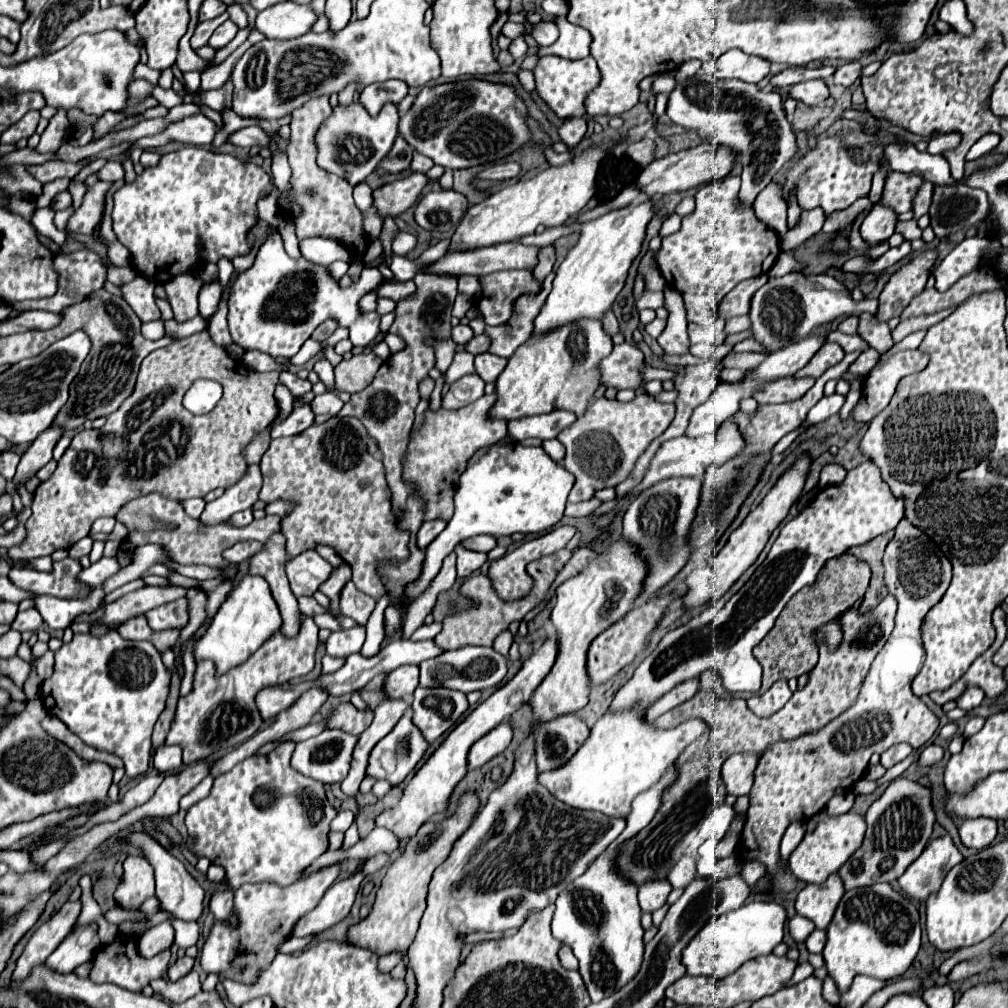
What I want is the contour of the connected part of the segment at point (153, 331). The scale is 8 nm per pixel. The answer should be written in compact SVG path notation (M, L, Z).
M158 319L158 321L148 321L148 323L142 323L142 335L150 341L156 341L156 339L162 339L164 337L164 323Z

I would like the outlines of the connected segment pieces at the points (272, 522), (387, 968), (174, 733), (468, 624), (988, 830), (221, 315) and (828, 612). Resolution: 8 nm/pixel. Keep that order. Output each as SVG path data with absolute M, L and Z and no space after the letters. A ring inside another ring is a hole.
M156 493L128 501L116 513L114 519L126 525L126 529L128 529L126 539L134 547L140 547L140 545L146 545L146 543L156 543L164 549L164 553L170 555L170 559L174 563L180 563L180 565L204 563L204 565L210 565L210 567L230 565L228 561L222 559L222 551L226 547L247 540L256 540L264 544L266 539L272 535L272 531L278 531L278 527L280 527L280 519L276 515L266 515L264 519L254 519L246 527L234 527L228 521L218 523L218 525L202 525L198 519L192 519L192 517L186 515L180 501L166 499L166 497L156 495Z
M388 953L388 955L382 955L380 961L378 961L380 971L390 973L390 971L392 971L400 961L402 961L402 957L404 957L404 953Z
M304 615L304 627L296 639L284 639L276 631L256 653L252 653L242 665L232 667L224 675L216 675L212 661L196 661L192 691L176 705L176 713L166 737L166 745L180 745L184 751L184 765L204 761L218 751L230 751L236 745L250 739L262 725L256 711L256 691L286 683L294 677L302 677L314 667L314 651L318 647L318 625L312 617Z
M476 573L476 575L472 575L464 581L462 595L468 595L474 601L474 605L468 611L458 609L458 611L454 611L446 617L446 621L442 625L442 633L434 639L436 645L440 643L442 649L456 649L456 647L466 647L466 645L482 645L482 647L490 645L492 647L494 639L502 631L506 631L512 621L516 621L516 617L514 617L516 609L512 609L512 605L508 605L508 601L504 601L496 595L494 587L492 587L492 581L488 579L488 575L482 575L482 573ZM470 633L474 633L474 635L470 635Z
M968 819L958 827L958 835L964 847L968 849L984 849L996 837L996 821L994 819Z
M228 291L224 293L220 305L218 305L218 311L208 319L210 321L210 327L208 327L208 333L212 337L212 341L220 347L228 347L232 343L232 337L228 333L228 323L226 323L226 313L228 313Z
M846 553L842 557L830 559L820 569L816 583L812 583L812 587L804 587L788 601L788 605L780 613L774 629L754 649L754 657L758 659L758 663L764 669L760 689L766 689L766 685L772 685L774 681L778 681L782 677L792 679L792 677L800 677L814 669L814 665L818 661L818 647L814 647L814 643L812 643L812 631L816 631L816 627L820 627L820 623L828 623L828 619L840 617L844 611L852 609L856 605L856 601L864 597L868 583L870 583L870 575L872 575L870 565L866 561L856 559L854 555Z

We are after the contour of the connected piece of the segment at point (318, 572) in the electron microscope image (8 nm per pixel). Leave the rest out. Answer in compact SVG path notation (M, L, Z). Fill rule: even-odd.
M304 551L286 565L286 575L296 597L312 597L318 587L330 577L332 565L324 561L316 551Z

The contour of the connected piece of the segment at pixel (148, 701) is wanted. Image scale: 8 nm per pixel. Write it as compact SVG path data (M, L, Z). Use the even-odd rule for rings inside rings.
M116 631L100 637L92 633L74 635L70 643L56 651L54 673L42 685L42 701L46 711L58 717L84 743L118 755L124 761L126 775L138 777L148 769L152 729L166 707L166 697L170 691L168 679L170 675L162 663L162 655L150 641L126 641Z

